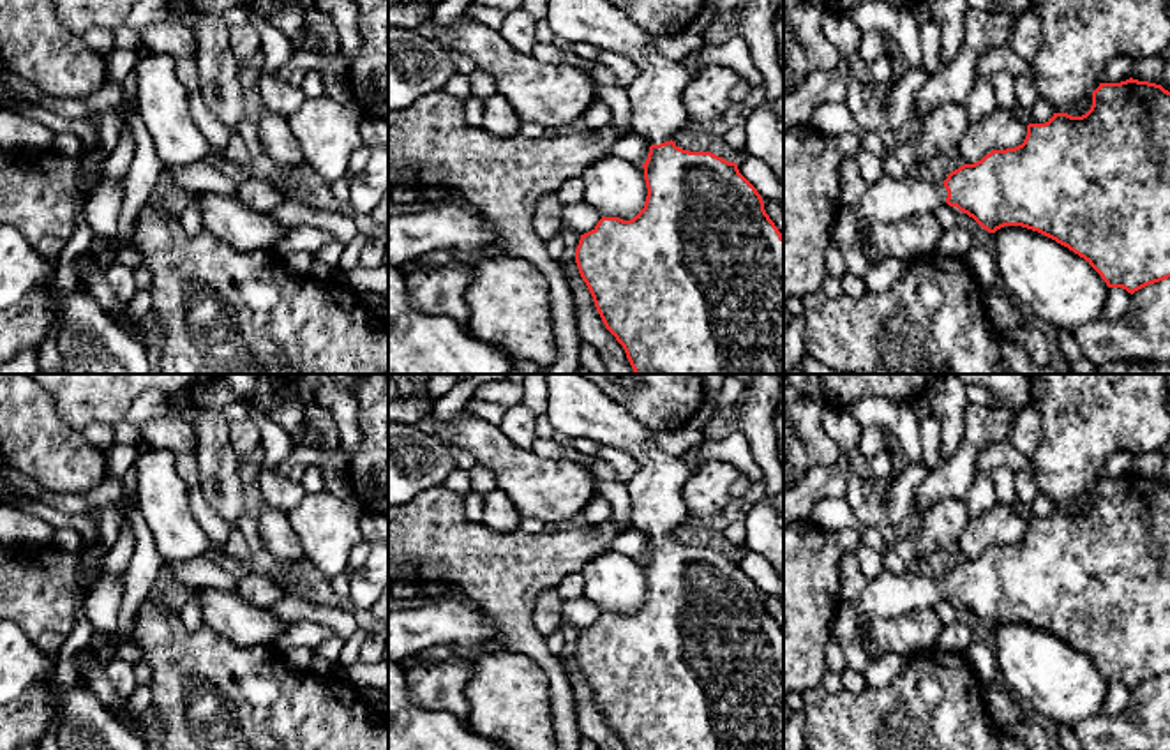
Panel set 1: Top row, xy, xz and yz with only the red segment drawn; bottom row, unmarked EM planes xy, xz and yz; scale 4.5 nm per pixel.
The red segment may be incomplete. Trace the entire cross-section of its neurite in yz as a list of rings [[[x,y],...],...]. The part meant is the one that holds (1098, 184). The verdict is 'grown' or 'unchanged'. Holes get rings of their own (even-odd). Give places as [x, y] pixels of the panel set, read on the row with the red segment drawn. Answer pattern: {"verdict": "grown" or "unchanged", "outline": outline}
{"verdict": "grown", "outline": [[[1126,79],[1099,83],[1092,106],[1082,116],[1054,113],[1045,124],[1029,124],[1022,145],[992,150],[974,164],[951,171],[944,182],[882,175],[865,194],[849,203],[859,231],[872,222],[889,224],[912,215],[934,214],[948,203],[995,233],[1004,226],[1038,231],[1084,258],[1106,282],[1135,293],[1170,277],[1170,92],[1161,85]]]}

